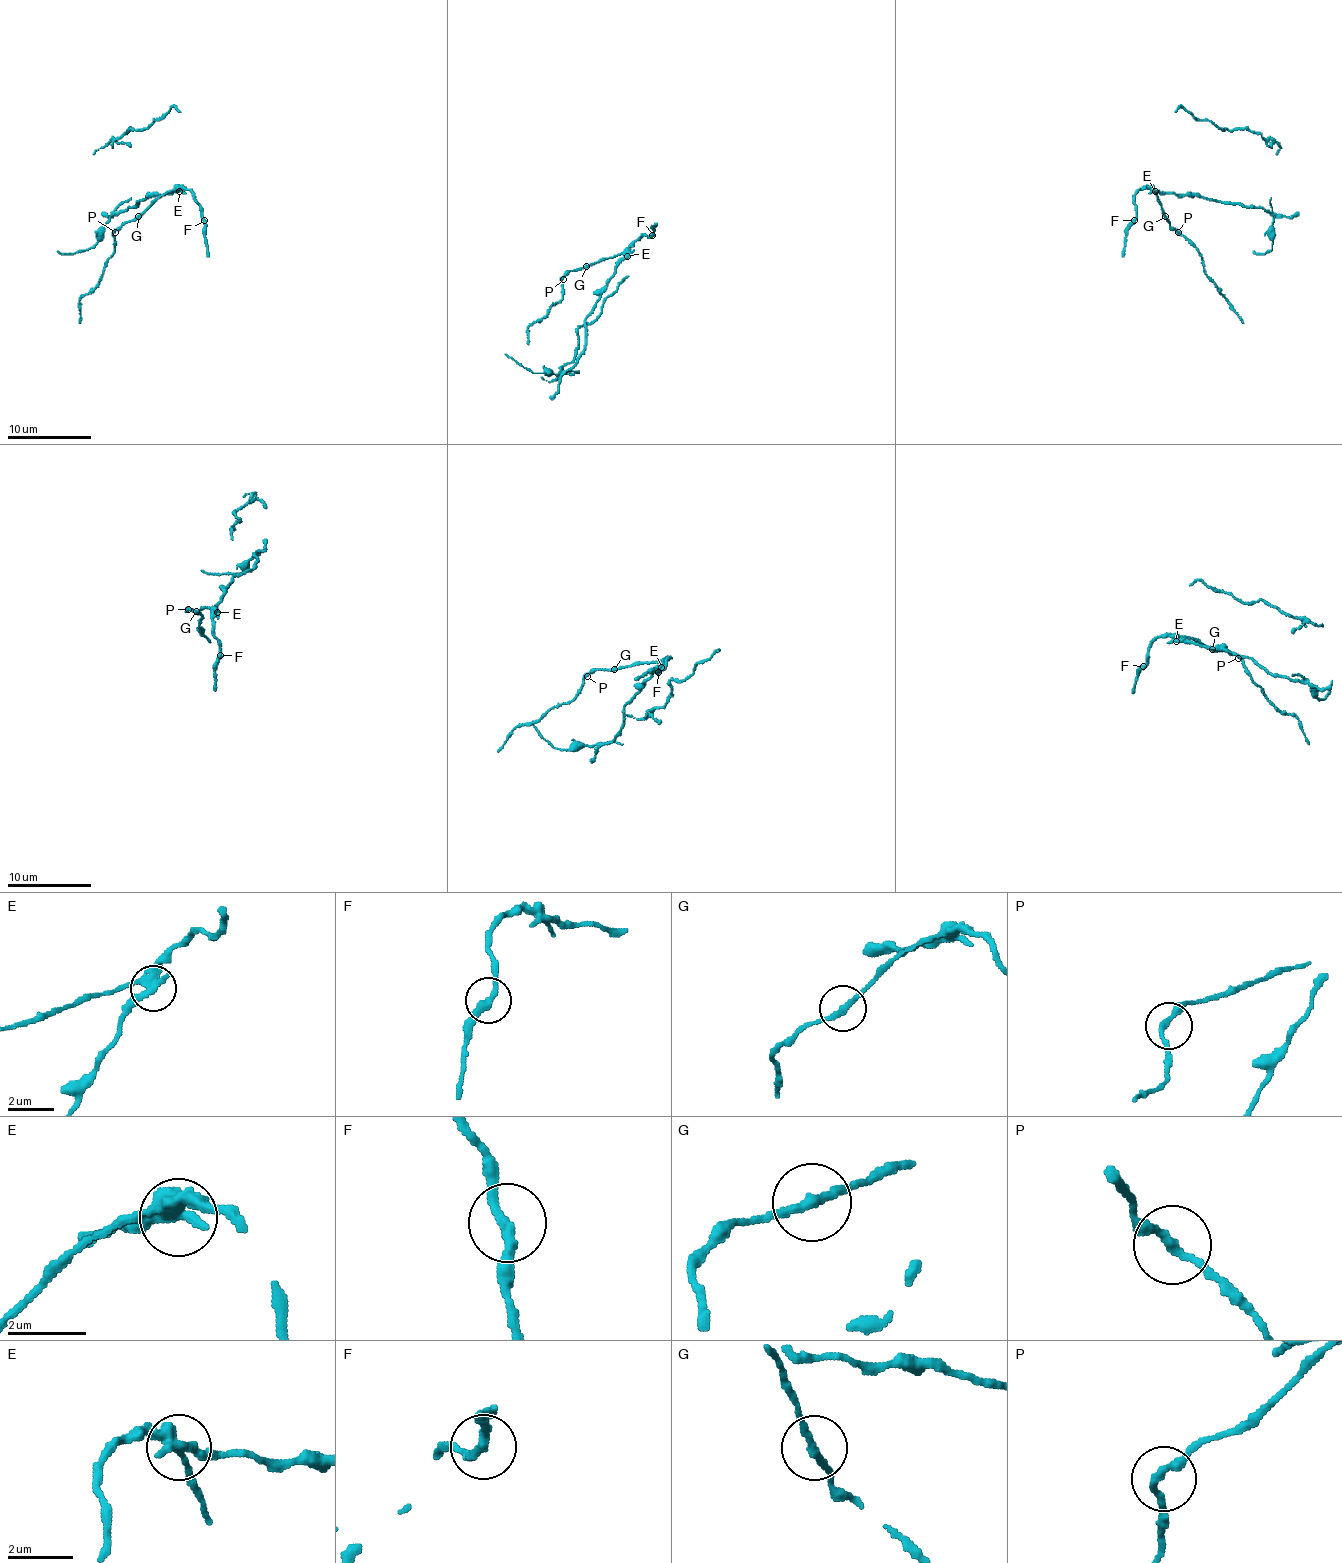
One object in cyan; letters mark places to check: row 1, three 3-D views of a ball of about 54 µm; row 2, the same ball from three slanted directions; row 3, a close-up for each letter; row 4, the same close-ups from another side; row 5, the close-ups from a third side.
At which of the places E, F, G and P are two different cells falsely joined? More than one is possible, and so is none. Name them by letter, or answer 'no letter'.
E

